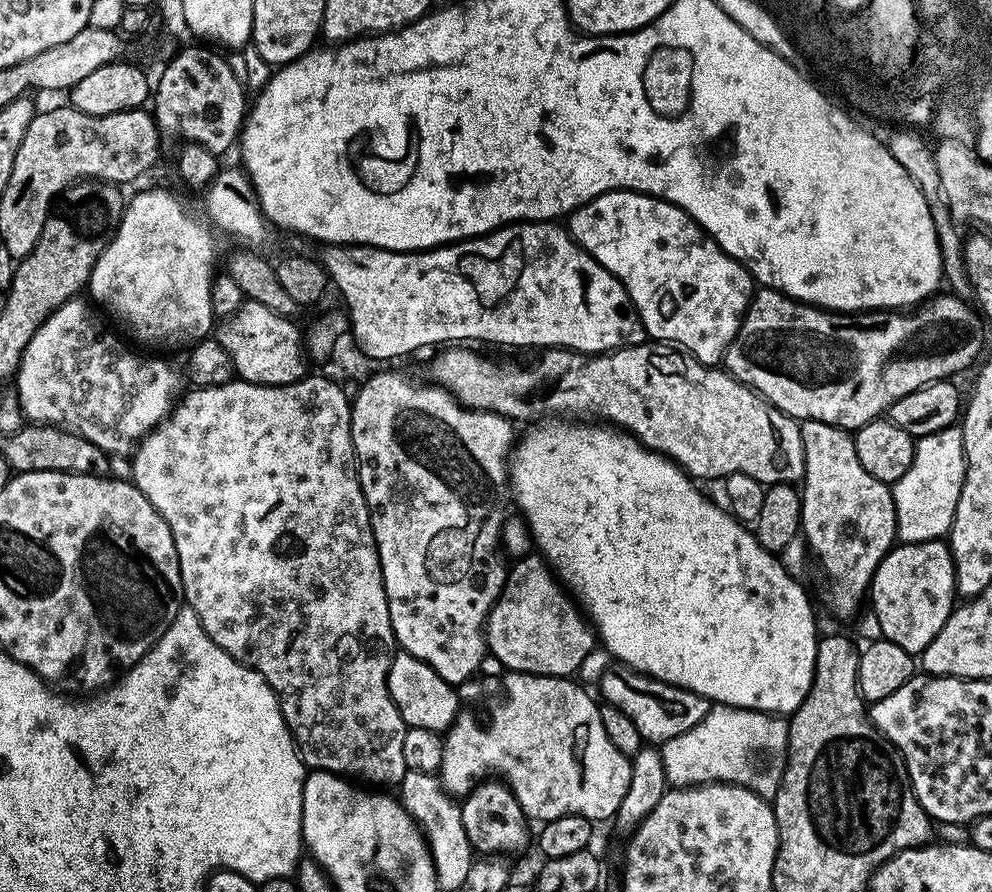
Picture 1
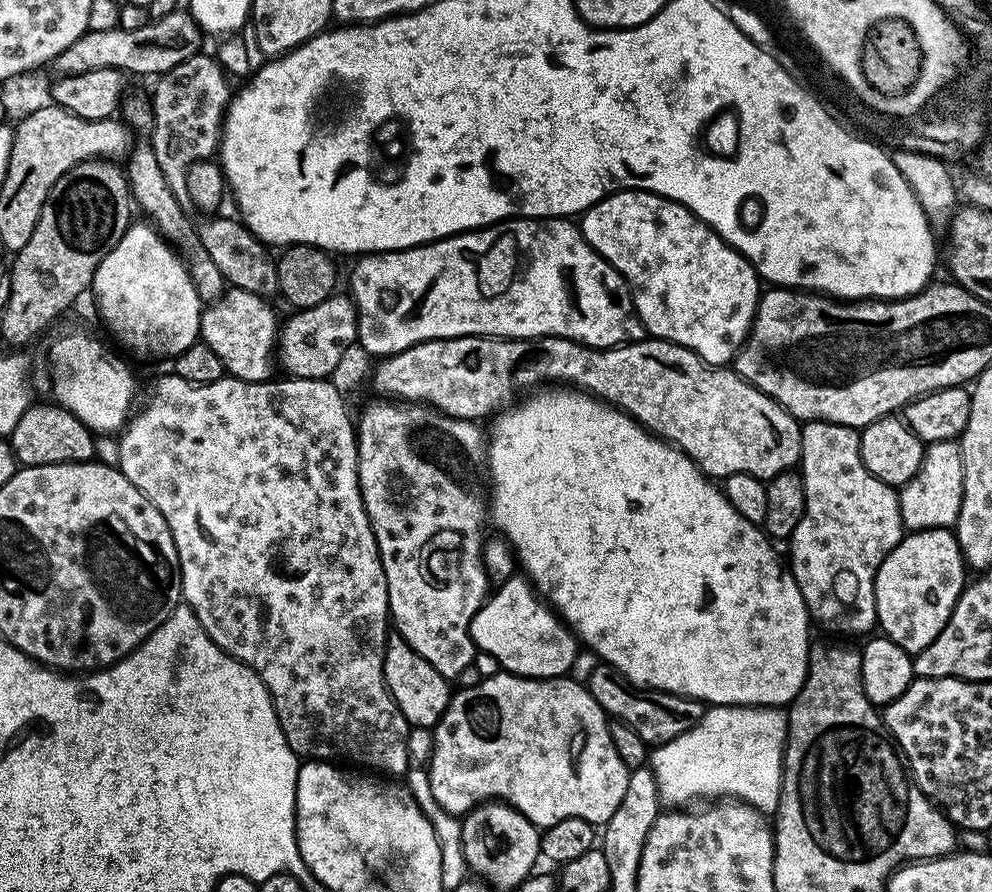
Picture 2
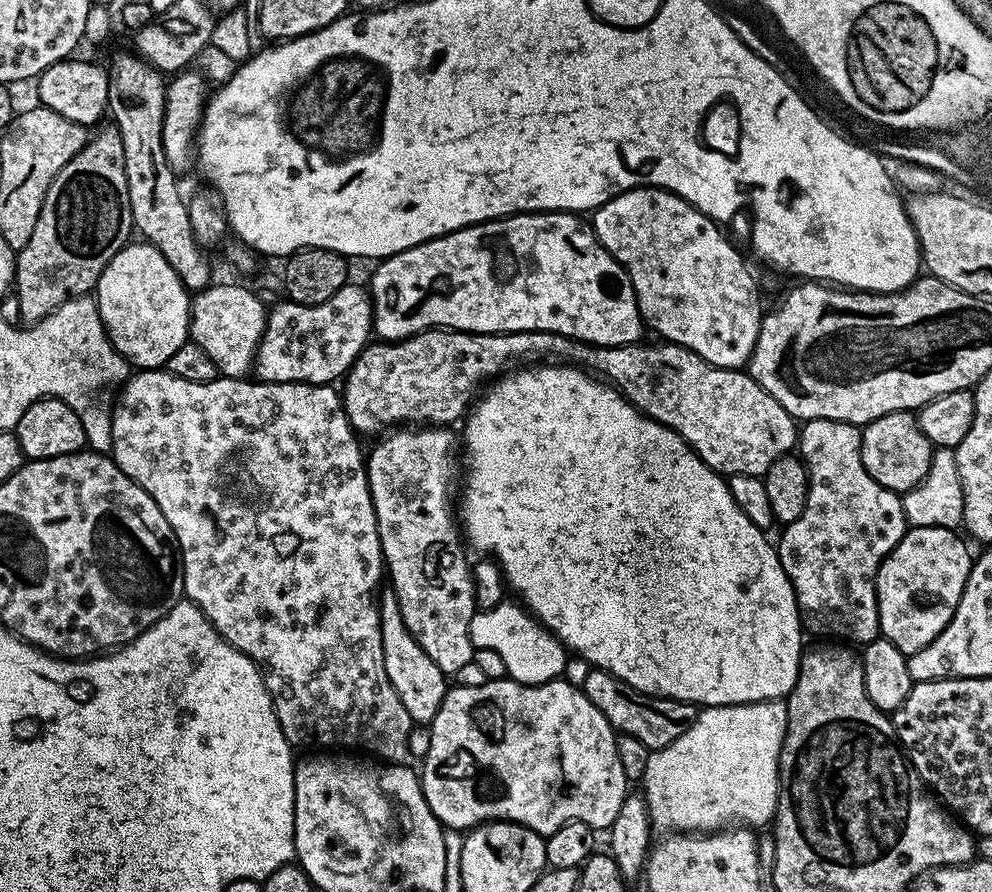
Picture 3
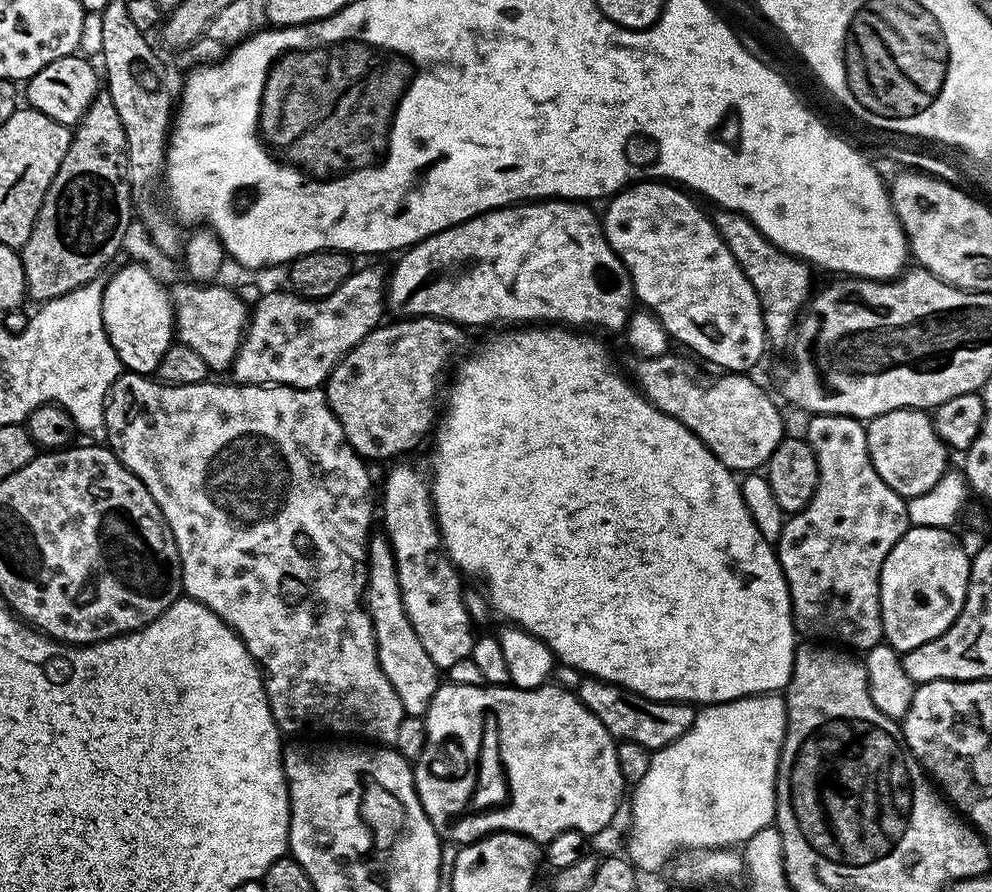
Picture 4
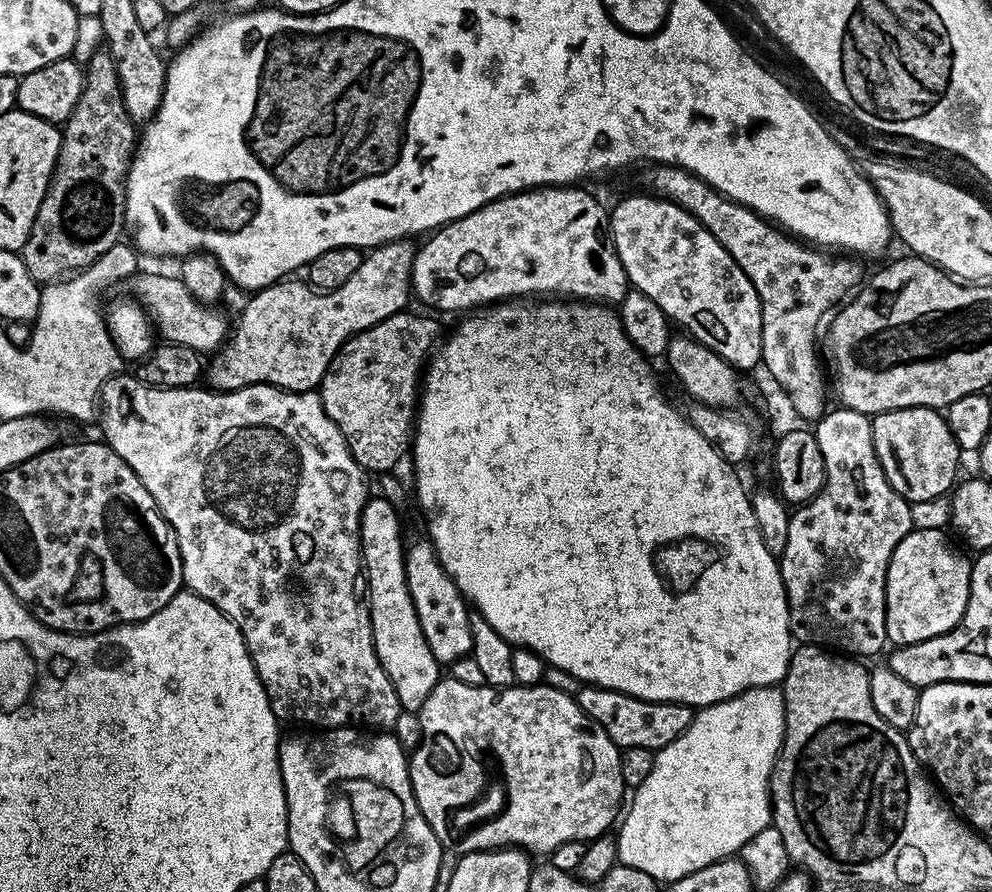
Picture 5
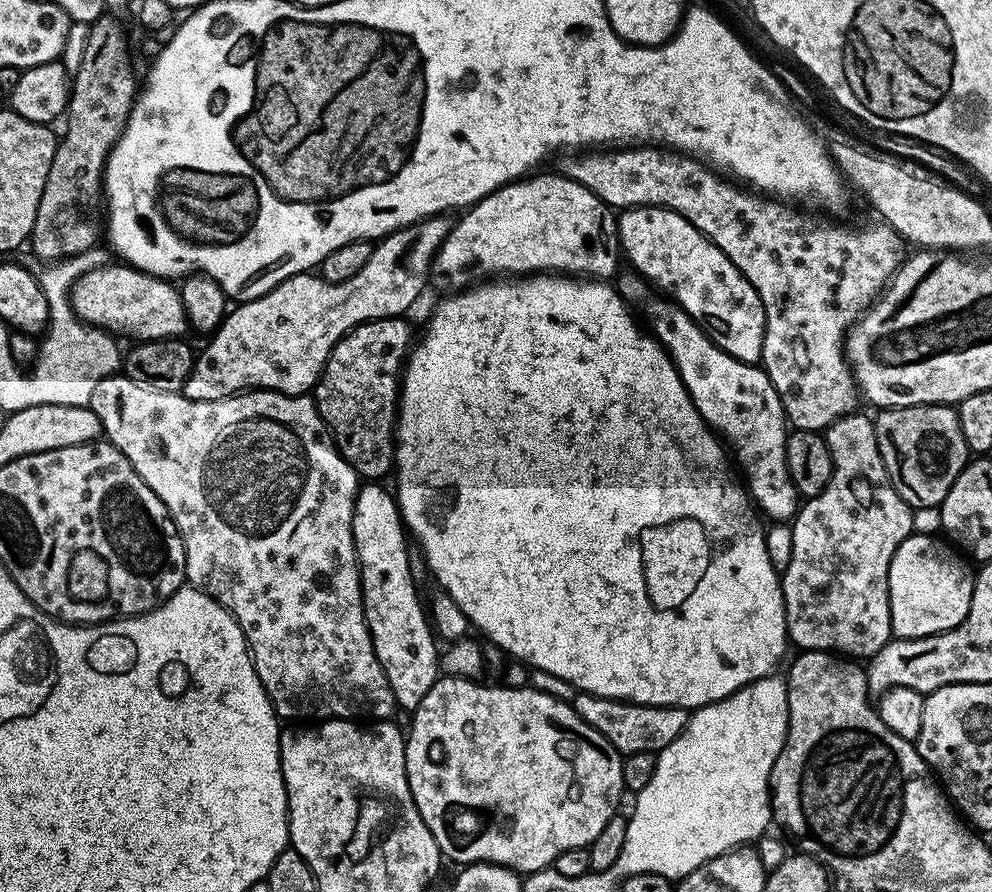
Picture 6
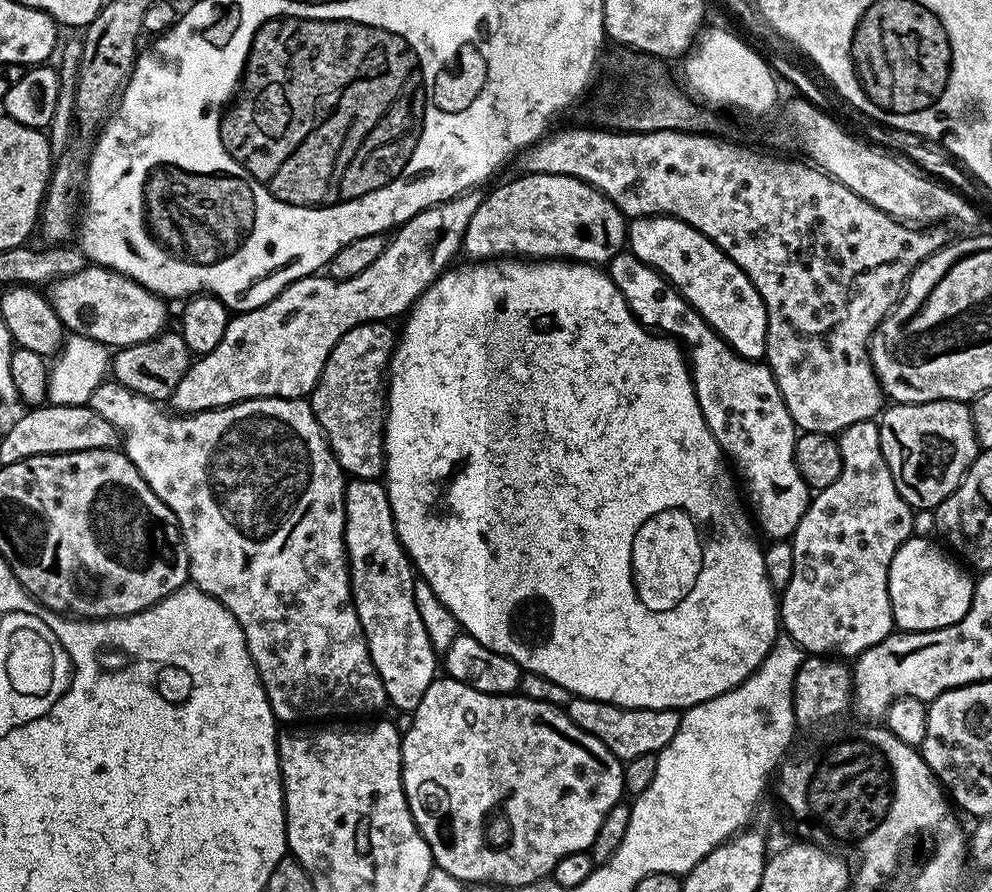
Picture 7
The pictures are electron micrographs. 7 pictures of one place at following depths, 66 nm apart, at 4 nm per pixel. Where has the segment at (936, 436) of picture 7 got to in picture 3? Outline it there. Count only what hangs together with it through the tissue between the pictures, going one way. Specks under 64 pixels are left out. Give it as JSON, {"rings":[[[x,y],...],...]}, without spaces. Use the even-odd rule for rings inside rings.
{"rings":[[[911,411],[891,412],[877,420],[863,425],[860,434],[862,466],[882,486],[890,491],[903,494],[918,486],[930,470],[934,445],[922,434],[915,415]]]}

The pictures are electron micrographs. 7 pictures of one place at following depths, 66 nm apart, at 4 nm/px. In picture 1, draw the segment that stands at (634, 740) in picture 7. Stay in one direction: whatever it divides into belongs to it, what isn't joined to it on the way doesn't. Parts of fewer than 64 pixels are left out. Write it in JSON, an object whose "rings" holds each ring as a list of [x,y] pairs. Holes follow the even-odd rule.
{"rings":[[[619,662],[613,663],[606,674],[602,674],[598,691],[604,695],[603,703],[618,706],[618,710],[622,710],[622,714],[629,716],[634,726],[638,726],[640,737],[652,746],[662,746],[670,738],[678,738],[678,734],[686,734],[686,730],[698,726],[698,722],[706,718],[710,707],[705,696],[656,680],[653,676],[643,676]]]}

